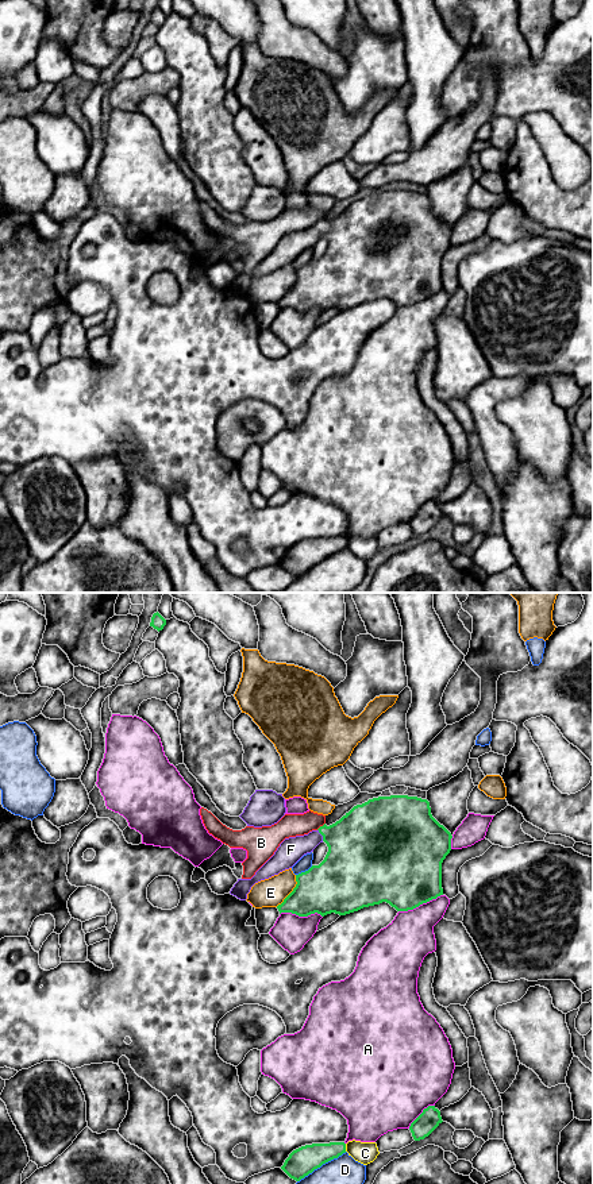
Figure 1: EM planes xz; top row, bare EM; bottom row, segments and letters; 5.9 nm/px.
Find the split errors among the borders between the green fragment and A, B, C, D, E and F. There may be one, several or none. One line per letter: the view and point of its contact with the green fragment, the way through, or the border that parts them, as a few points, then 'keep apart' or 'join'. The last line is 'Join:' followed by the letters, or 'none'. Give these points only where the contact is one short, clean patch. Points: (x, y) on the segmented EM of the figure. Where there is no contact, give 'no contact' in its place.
A: contact xz (420, 903); keep apart
B: contact xz (320, 826); keep apart
C: contact xz (345, 1148); keep apart
D: contact xz (322, 1164); keep apart
E: contact xz (292, 891); keep apart
F: contact xz (320, 833); way xz (361, 844), (320, 833), (308, 843), (291, 849); join
Join: F

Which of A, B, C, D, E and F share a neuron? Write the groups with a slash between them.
A / B / C / D / E / F

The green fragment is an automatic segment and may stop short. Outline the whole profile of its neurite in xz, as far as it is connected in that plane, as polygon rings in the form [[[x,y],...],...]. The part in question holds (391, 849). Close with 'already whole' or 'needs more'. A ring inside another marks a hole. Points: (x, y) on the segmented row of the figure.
[[[408,795],[378,797],[354,806],[330,826],[324,824],[308,834],[285,838],[255,875],[251,879],[238,879],[230,894],[246,900],[255,883],[292,868],[324,841],[328,846],[324,860],[296,875],[296,887],[277,906],[280,914],[346,915],[382,902],[397,911],[408,911],[443,895],[442,863],[451,851],[451,838],[451,833],[432,817],[427,799]]] | needs more

